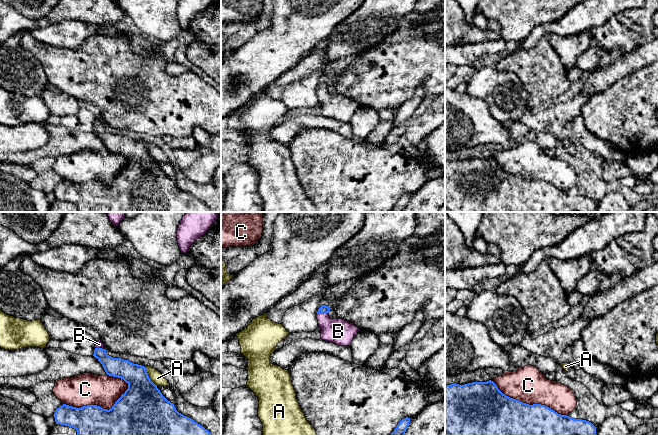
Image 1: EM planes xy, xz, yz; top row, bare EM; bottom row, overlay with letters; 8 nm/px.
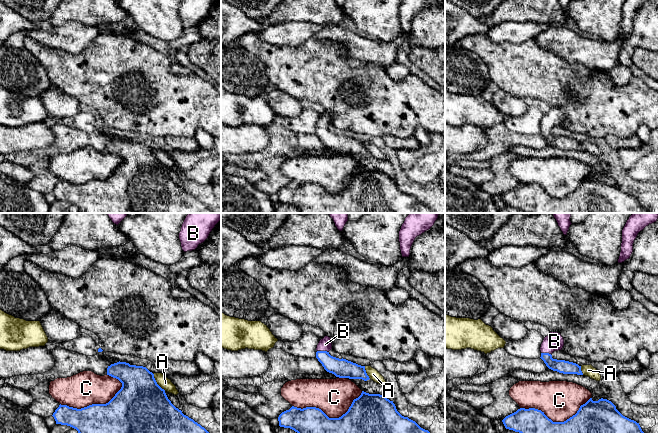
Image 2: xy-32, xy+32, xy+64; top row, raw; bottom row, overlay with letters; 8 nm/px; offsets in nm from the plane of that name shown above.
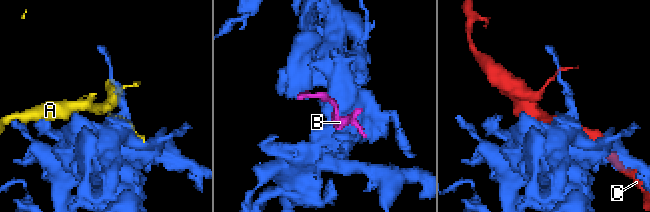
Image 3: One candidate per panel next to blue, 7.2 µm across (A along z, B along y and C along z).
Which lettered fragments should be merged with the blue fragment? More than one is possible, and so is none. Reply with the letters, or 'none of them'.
B

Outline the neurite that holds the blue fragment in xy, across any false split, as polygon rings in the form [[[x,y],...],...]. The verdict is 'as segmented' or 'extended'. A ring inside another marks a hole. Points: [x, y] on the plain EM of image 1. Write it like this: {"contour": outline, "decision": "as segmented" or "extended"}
{"contour": [[[101,116],[96,118],[93,132],[102,140],[107,151],[123,155],[128,160],[128,165],[109,186],[97,181],[76,184],[63,180],[56,185],[53,191],[56,200],[74,204],[77,207],[77,212],[212,212],[203,202],[176,186],[174,180],[168,177],[157,164],[157,161],[151,157],[146,143],[109,132]]], "decision": "extended"}

